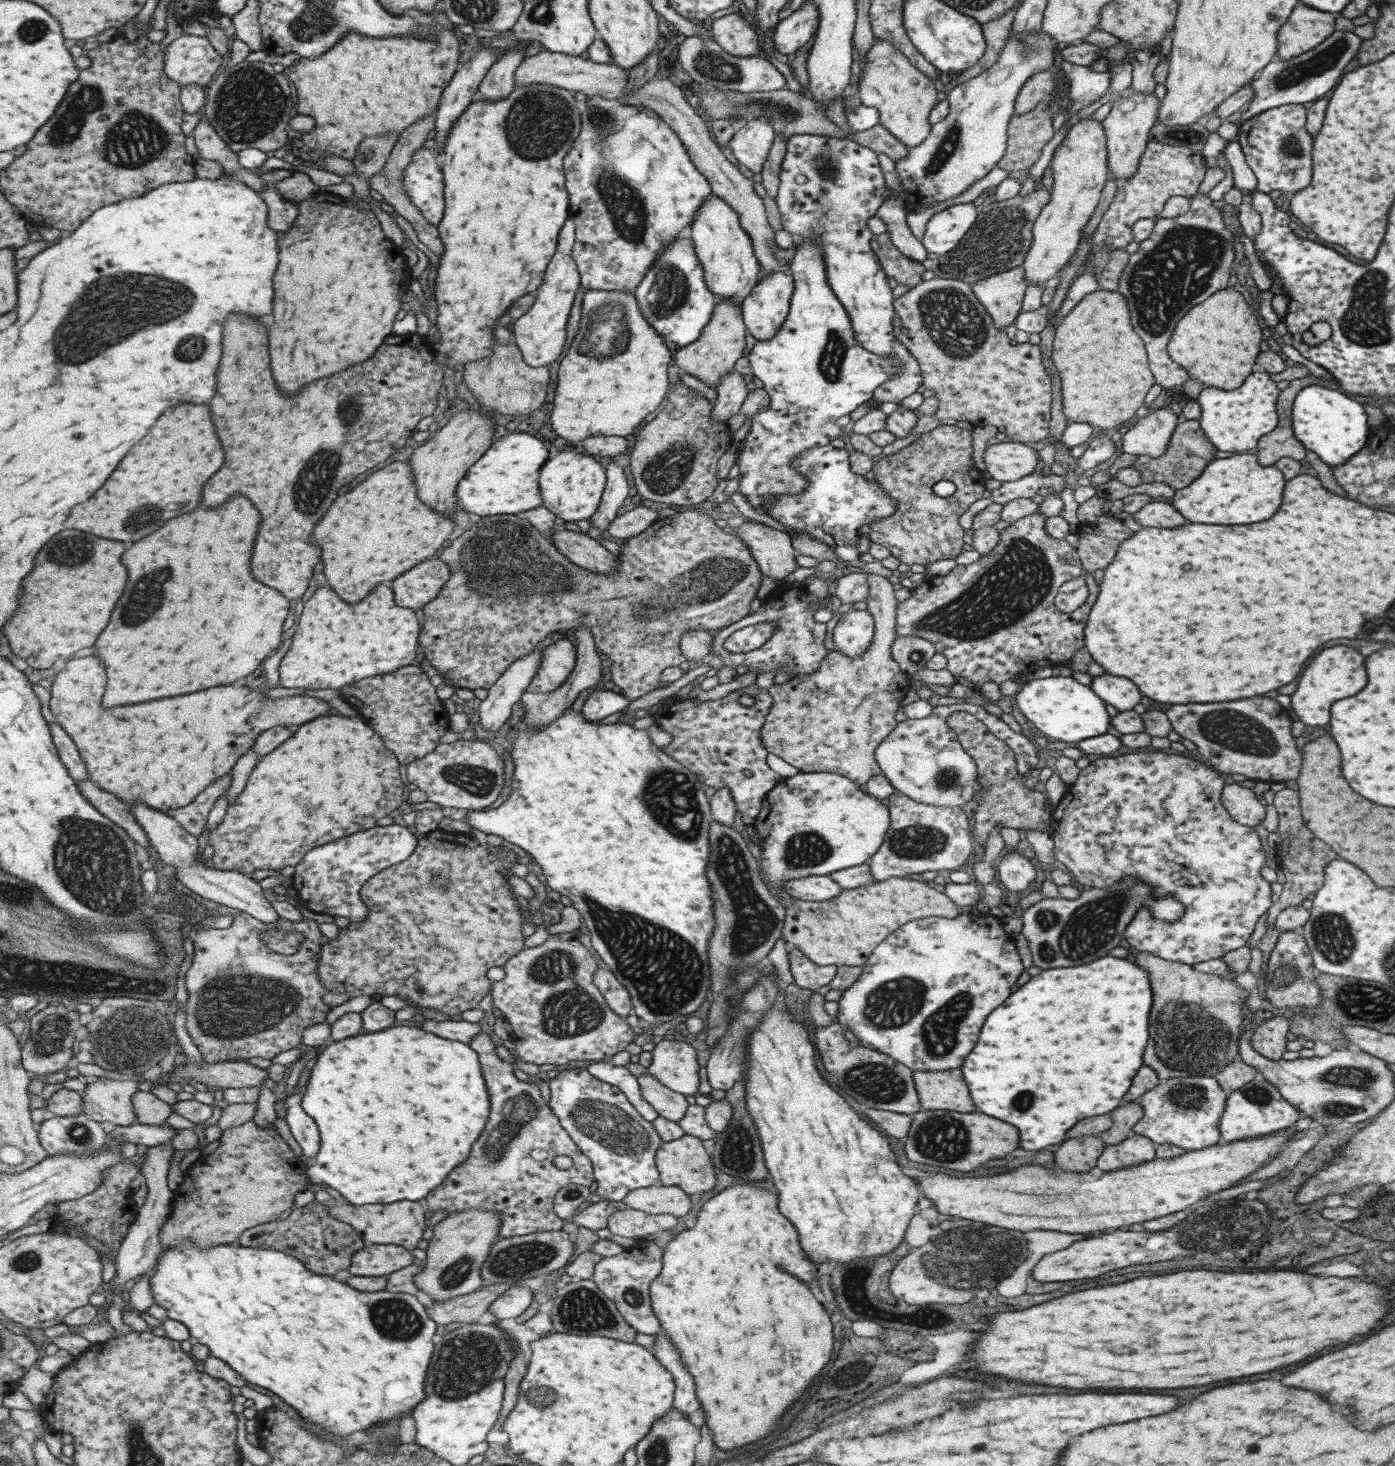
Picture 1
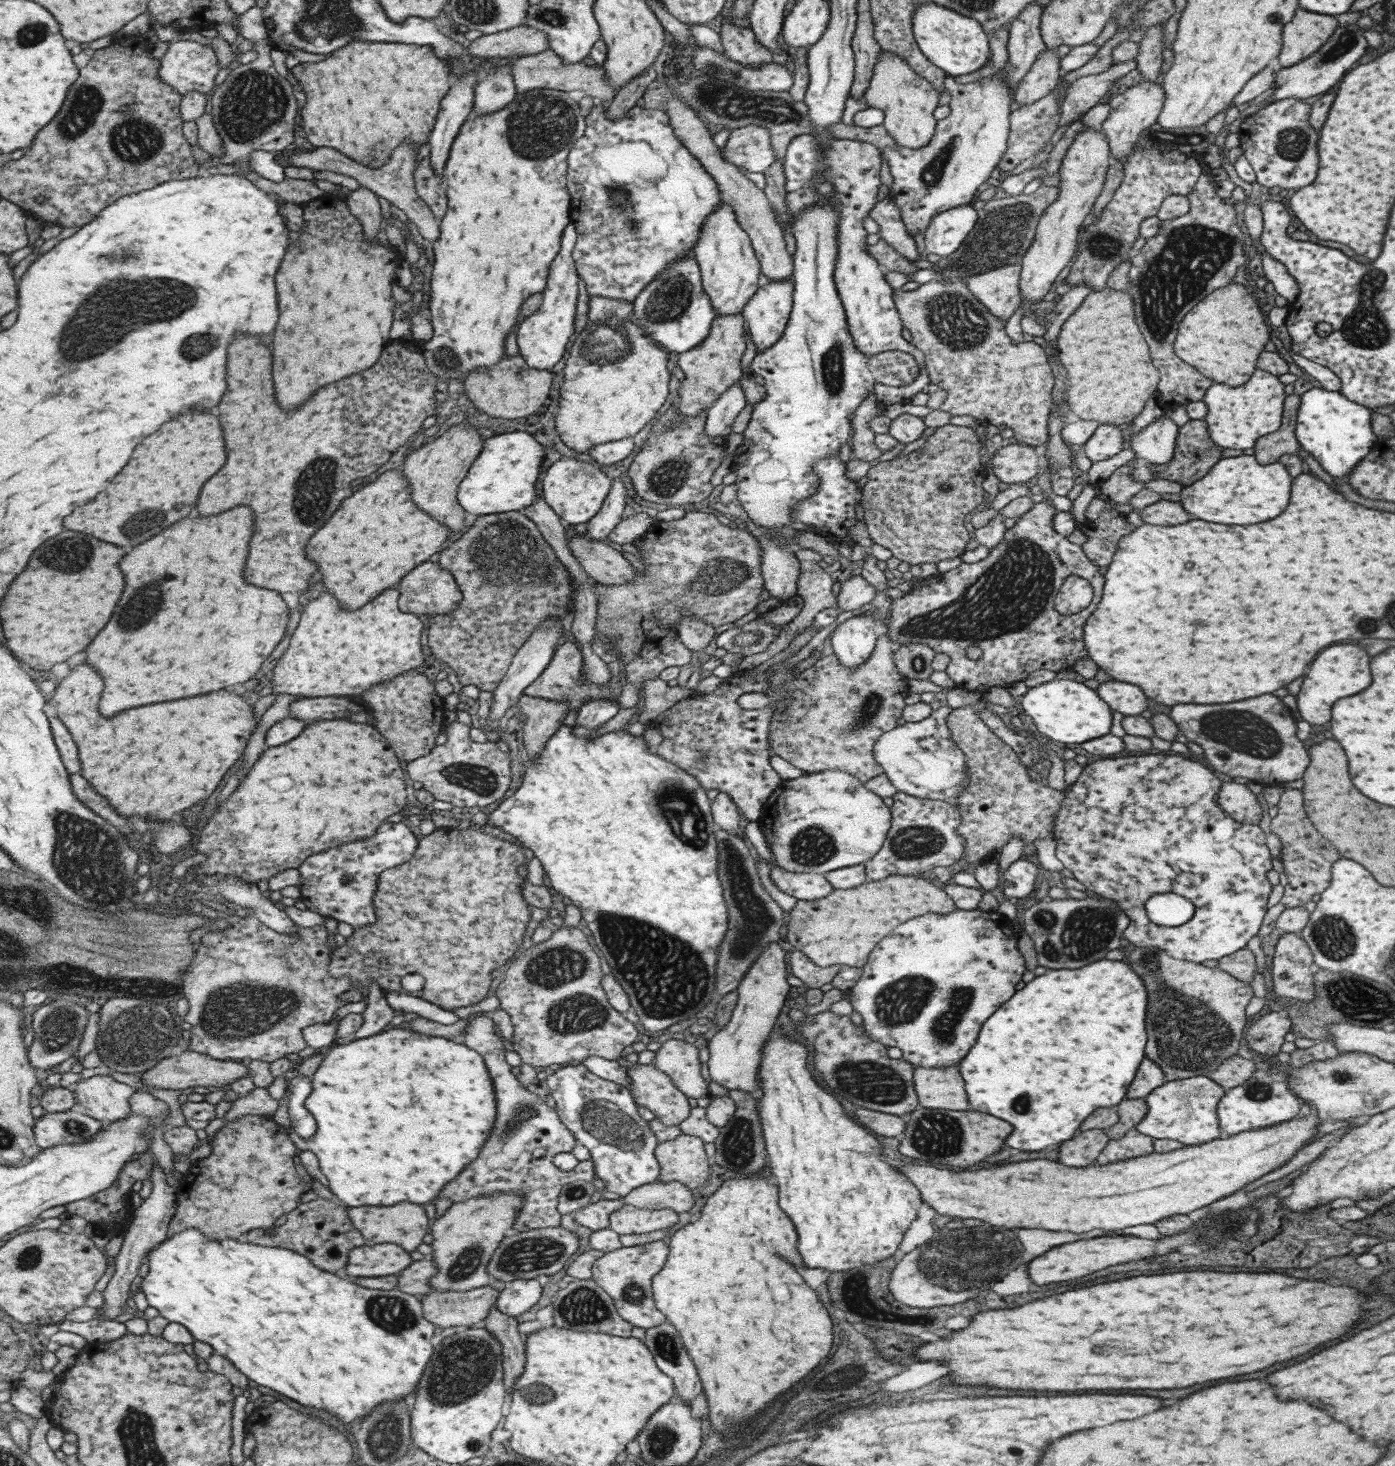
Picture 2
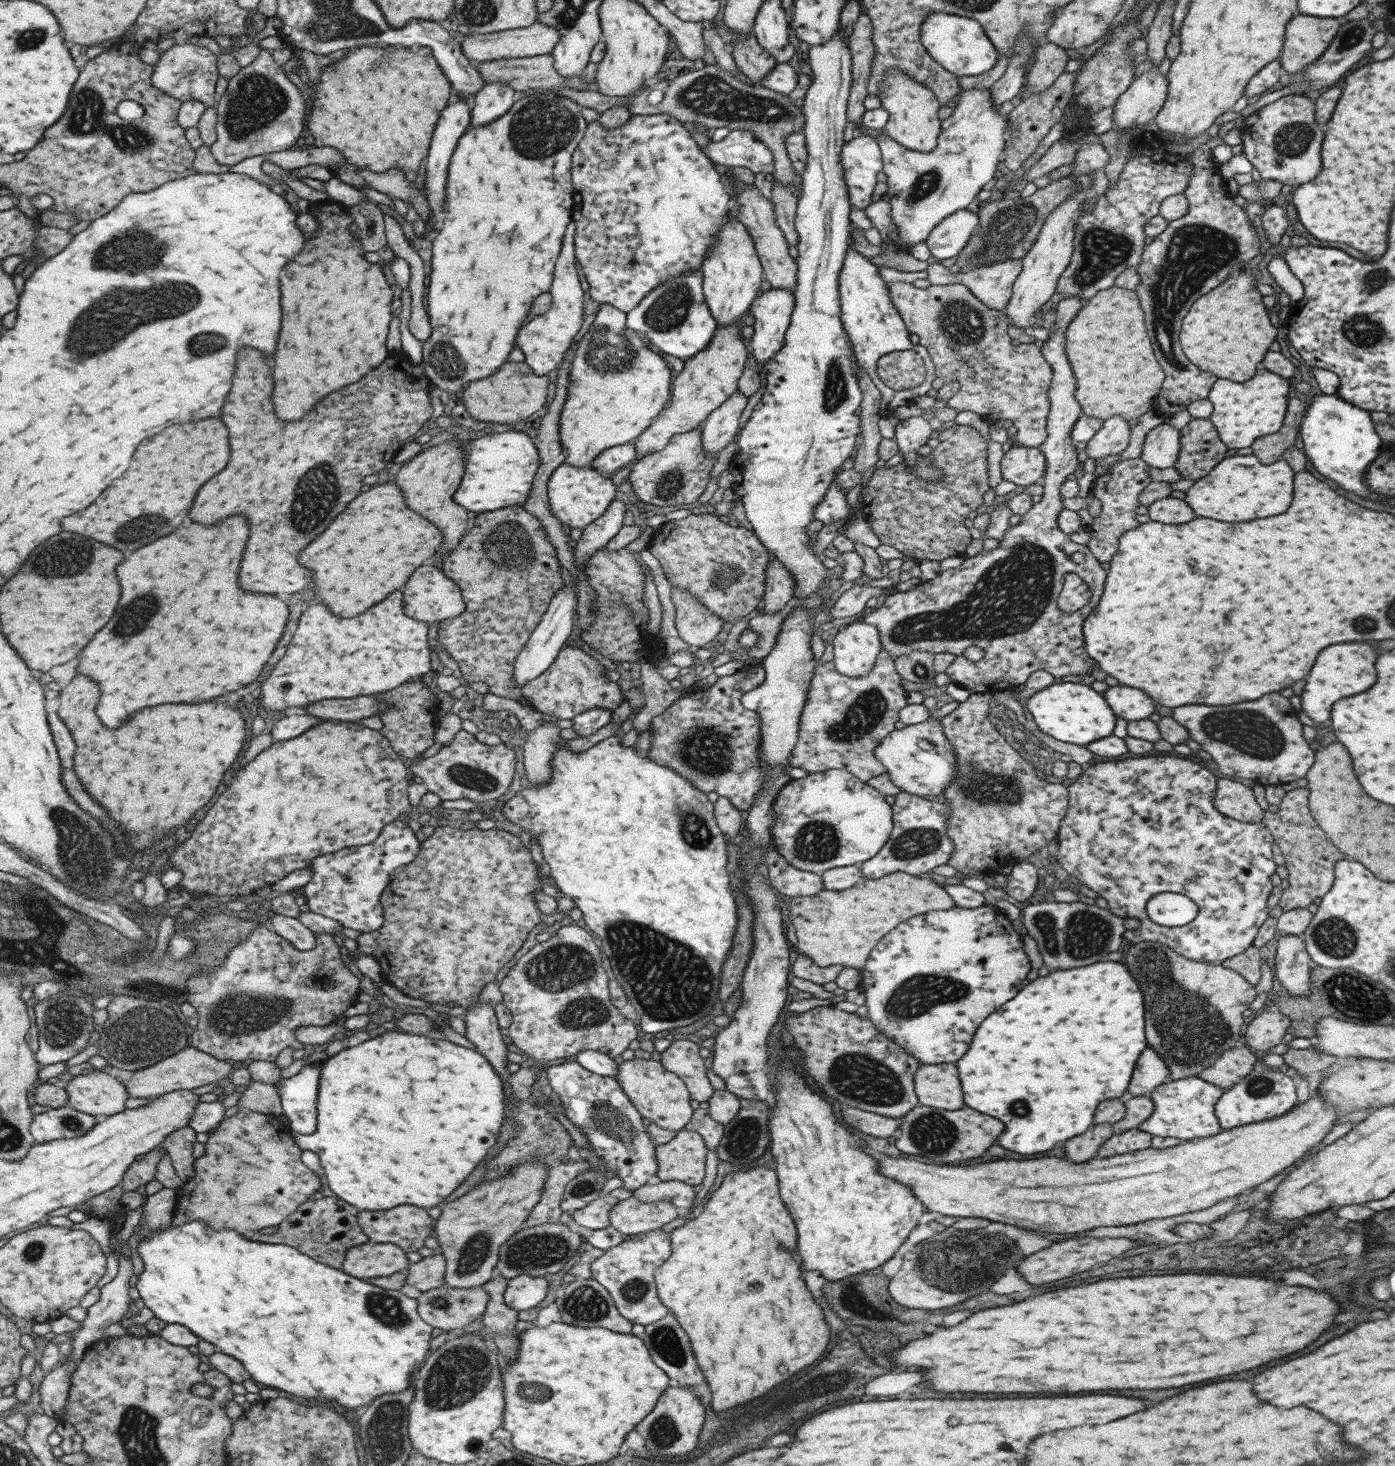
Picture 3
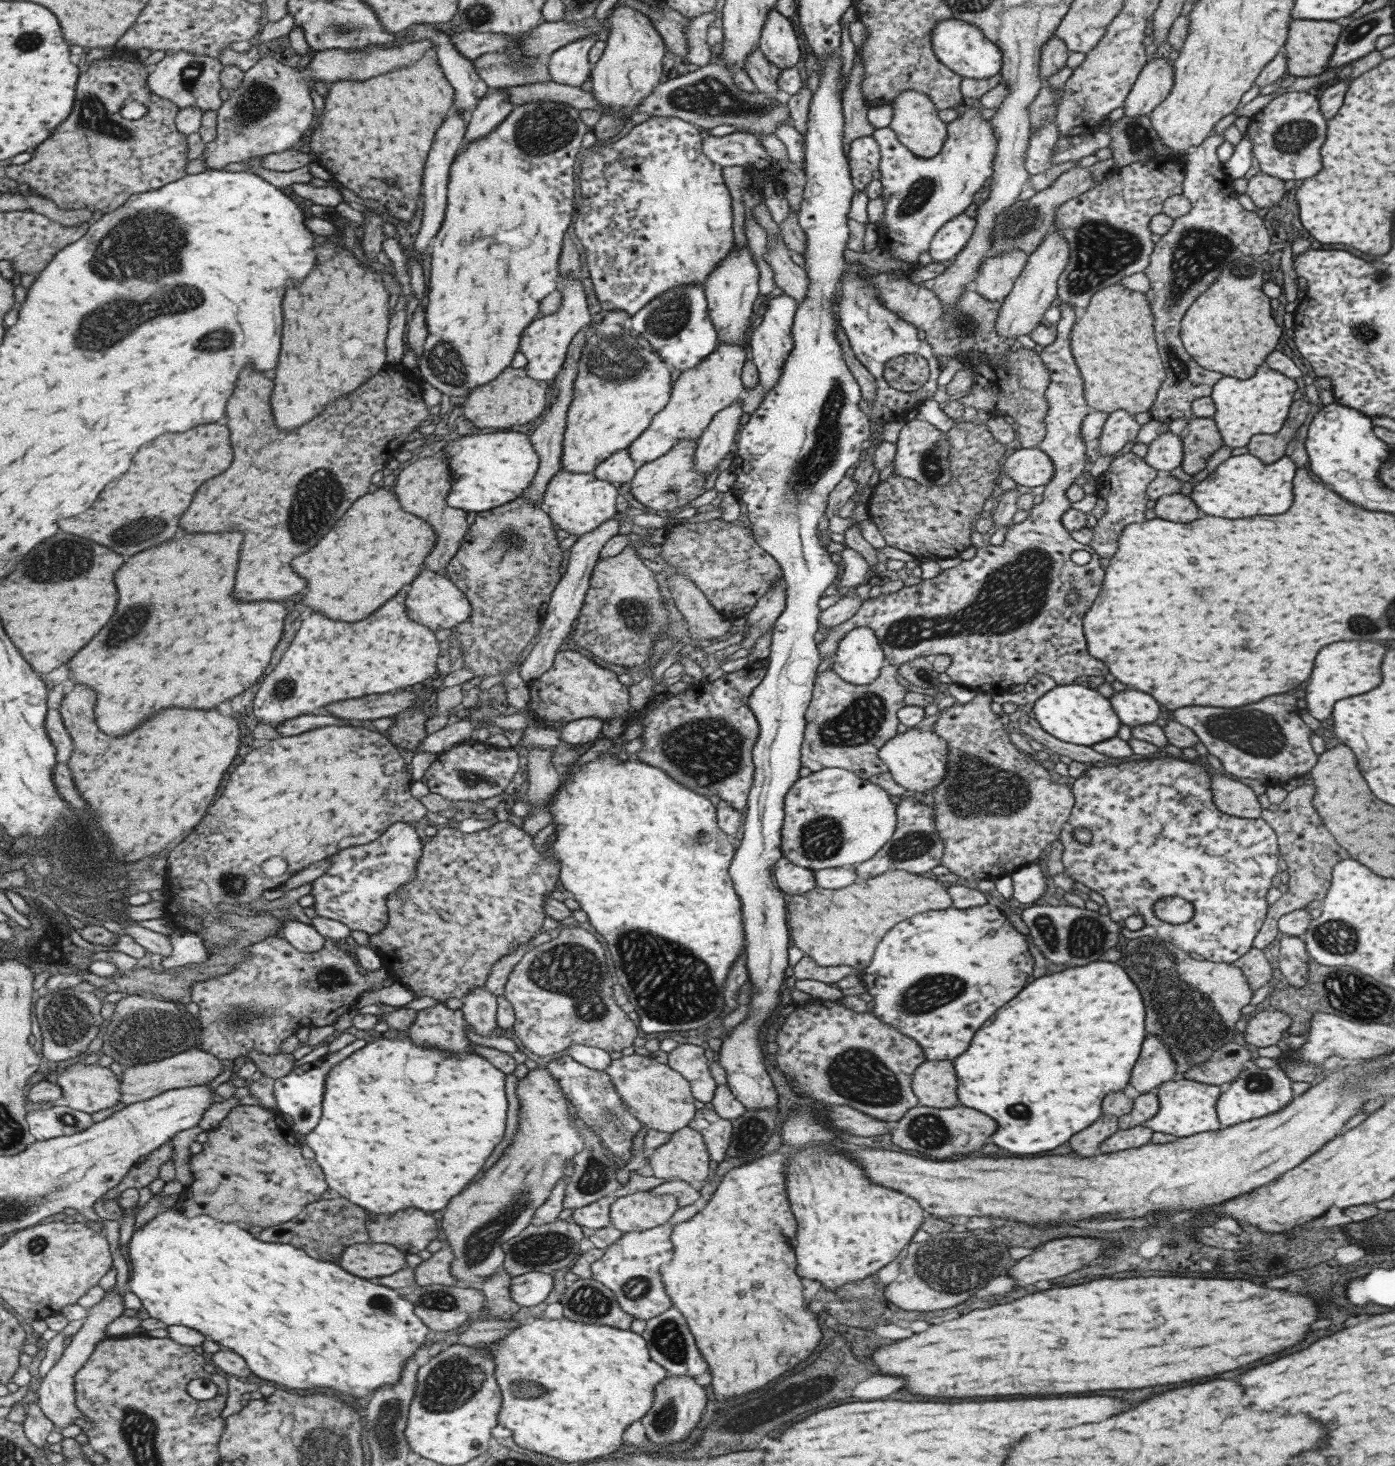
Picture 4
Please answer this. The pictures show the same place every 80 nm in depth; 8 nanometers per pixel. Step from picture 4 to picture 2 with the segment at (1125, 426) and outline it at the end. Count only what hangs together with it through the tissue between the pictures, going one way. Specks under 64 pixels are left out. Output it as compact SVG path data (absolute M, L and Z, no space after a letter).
M1100 424L1082 445L1091 463L1107 460L1124 449L1123 432L1113 424Z

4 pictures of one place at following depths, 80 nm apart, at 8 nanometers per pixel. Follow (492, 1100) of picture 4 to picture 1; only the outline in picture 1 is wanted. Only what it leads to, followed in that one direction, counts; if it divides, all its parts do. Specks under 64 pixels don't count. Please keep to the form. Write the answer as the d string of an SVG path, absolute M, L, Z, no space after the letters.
M408 1025L357 1033L320 1049L302 1100L323 1138L319 1158L306 1169L310 1181L330 1186L355 1206L397 1200L422 1203L429 1190L467 1158L471 1142L485 1126L489 1099L477 1053L462 1042L443 1040Z

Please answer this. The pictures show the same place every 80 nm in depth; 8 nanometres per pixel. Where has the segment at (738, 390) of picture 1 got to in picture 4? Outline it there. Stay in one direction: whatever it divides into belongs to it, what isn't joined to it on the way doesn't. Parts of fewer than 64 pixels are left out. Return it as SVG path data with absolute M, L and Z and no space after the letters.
M741 397L714 414L696 442L694 469L707 476L735 444L742 414Z

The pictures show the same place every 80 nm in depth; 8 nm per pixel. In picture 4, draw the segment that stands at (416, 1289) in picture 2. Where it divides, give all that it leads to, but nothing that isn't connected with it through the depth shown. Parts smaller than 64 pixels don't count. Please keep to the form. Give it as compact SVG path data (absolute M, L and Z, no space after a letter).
M443 1243L440 1249L431 1253L429 1258L414 1267L415 1285L429 1286L431 1284L439 1284L457 1286L457 1281L449 1273L449 1267L451 1267L451 1260L453 1259L454 1256L448 1244Z

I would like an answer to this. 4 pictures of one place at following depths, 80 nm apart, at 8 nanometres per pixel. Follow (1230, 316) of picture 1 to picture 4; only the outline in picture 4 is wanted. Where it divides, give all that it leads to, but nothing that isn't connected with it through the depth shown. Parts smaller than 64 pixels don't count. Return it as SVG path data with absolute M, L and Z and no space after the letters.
M1254 263L1248 267L1240 268L1234 266L1237 272L1231 274L1231 270L1223 270L1219 274L1219 278L1203 292L1199 294L1199 298L1195 298L1195 302L1187 308L1183 320L1181 320L1181 342L1185 352L1207 371L1212 371L1223 375L1223 377L1233 377L1239 379L1249 378L1255 374L1257 366L1262 366L1261 362L1265 362L1265 357L1269 352L1273 352L1273 346L1279 341L1282 330L1273 322L1271 314L1269 314L1269 298L1261 292L1261 284L1267 282L1267 278L1263 278L1263 266Z

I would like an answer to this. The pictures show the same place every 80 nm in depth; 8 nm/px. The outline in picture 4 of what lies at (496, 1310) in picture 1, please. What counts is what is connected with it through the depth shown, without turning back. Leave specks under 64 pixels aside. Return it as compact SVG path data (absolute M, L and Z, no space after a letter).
M527 1272L511 1277L509 1298L520 1307L535 1306L545 1300L552 1288L552 1278L548 1273Z

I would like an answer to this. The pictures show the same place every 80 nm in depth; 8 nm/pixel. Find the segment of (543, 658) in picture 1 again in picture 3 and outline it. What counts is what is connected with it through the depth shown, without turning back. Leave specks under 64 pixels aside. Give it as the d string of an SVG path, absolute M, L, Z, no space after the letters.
M573 646L561 647L555 660L539 675L521 688L521 695L531 708L559 720L572 719L576 714L592 708L613 712L623 700L617 683L609 681L602 674L605 668L593 657Z

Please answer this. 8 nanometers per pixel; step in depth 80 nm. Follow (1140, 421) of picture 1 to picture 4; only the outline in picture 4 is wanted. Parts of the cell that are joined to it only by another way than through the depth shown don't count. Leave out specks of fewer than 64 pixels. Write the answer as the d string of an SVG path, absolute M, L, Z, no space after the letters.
M1166 431L1147 445L1147 454L1143 460L1157 472L1167 474L1172 468L1180 466L1182 455L1180 439L1170 431Z

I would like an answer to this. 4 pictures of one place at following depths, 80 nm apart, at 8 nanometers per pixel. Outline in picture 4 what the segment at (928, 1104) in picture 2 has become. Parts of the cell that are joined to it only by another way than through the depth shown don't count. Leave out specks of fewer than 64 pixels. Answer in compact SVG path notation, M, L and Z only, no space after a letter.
M924 1061L912 1074L910 1087L921 1106L957 1106L951 1062Z

